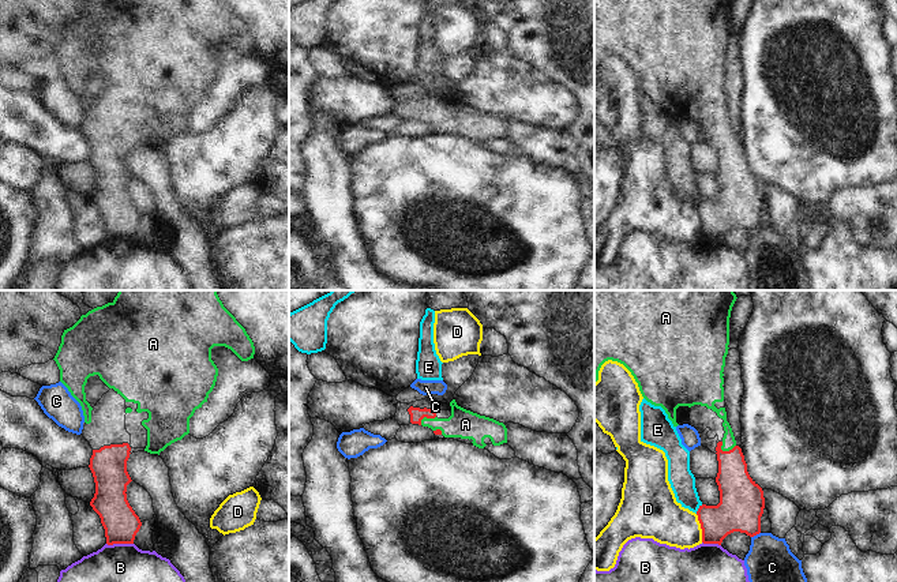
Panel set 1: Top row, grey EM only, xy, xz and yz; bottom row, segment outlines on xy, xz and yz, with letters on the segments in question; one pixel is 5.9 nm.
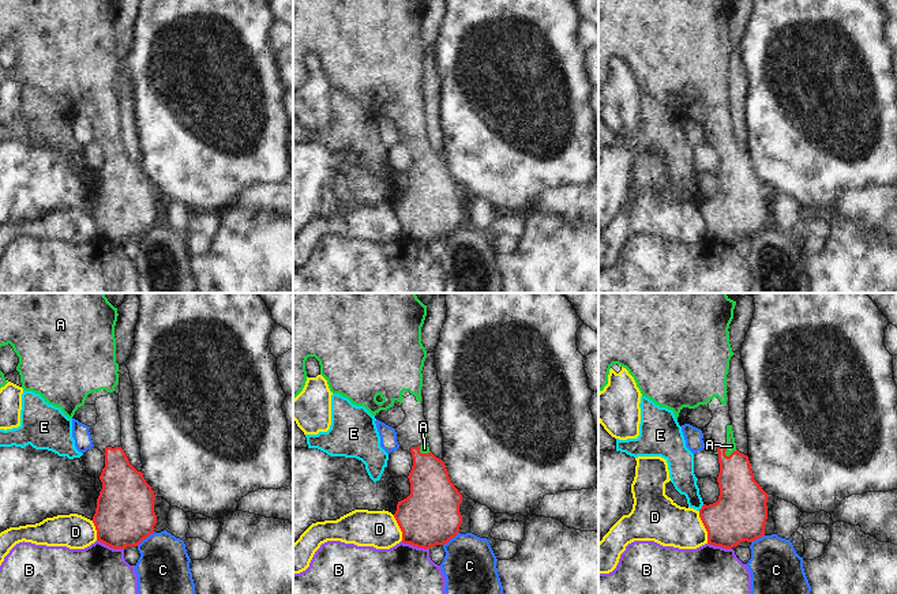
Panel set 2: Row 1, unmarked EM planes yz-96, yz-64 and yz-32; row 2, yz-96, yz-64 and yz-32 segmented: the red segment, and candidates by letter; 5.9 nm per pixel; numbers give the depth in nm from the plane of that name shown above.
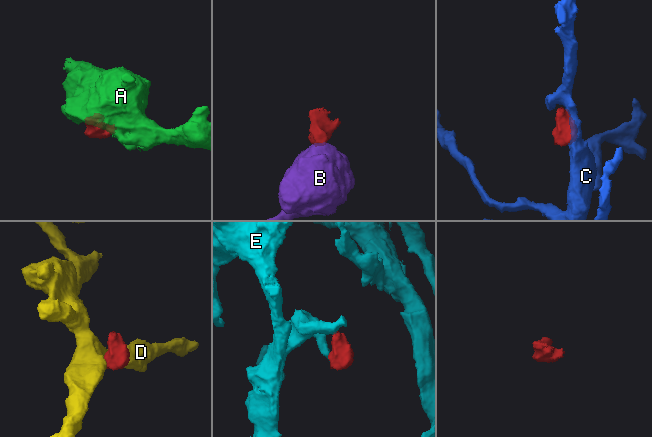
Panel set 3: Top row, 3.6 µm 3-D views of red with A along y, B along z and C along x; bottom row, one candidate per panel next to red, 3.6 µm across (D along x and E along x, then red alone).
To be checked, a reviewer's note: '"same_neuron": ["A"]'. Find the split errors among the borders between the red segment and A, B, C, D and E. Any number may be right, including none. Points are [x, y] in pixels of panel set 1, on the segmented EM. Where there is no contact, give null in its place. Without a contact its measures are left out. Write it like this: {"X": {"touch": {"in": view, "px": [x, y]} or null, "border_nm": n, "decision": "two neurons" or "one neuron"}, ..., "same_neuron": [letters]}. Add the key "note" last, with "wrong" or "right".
{"A": {"touch": {"in": "yz", "px": [727, 451]}, "border_nm": 100, "decision": "one neuron"}, "B": {"touch": {"in": "xy", "px": [120, 543]}, "border_nm": 160, "decision": "two neurons"}, "C": {"touch": {"in": "yz", "px": [755, 534]}, "border_nm": 70, "decision": "two neurons"}, "D": {"touch": {"in": "yz", "px": [701, 528]}, "border_nm": 170, "decision": "two neurons"}, "E": {"touch": {"in": "yz", "px": [698, 509]}, "border_nm": 70, "decision": "two neurons"}, "same_neuron": ["A"], "note": "right"}

